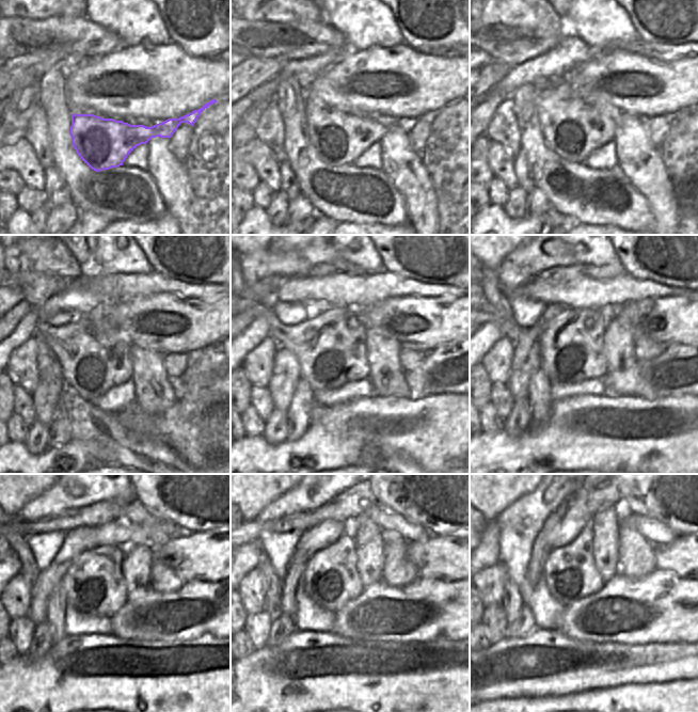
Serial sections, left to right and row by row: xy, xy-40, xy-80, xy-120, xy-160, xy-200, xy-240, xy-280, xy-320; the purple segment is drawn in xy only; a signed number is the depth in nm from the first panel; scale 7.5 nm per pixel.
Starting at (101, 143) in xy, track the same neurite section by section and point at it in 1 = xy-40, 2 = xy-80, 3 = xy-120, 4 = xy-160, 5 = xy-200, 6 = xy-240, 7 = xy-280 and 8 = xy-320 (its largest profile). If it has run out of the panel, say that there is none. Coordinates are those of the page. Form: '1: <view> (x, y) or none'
1: xy-40 (338, 138)
2: xy-80 (572, 128)
3: xy-120 (93, 352)
4: xy-160 (331, 349)
5: xy-200 (572, 347)
6: xy-240 (94, 585)
7: xy-280 (331, 578)
8: xy-320 (570, 572)

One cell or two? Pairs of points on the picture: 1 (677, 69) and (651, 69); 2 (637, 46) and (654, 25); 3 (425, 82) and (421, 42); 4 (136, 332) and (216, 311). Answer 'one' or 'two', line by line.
1: one
2: two
3: two
4: one

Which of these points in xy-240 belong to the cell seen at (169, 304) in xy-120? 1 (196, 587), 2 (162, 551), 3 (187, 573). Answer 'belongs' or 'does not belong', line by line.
1: does not belong
2: belongs
3: belongs

